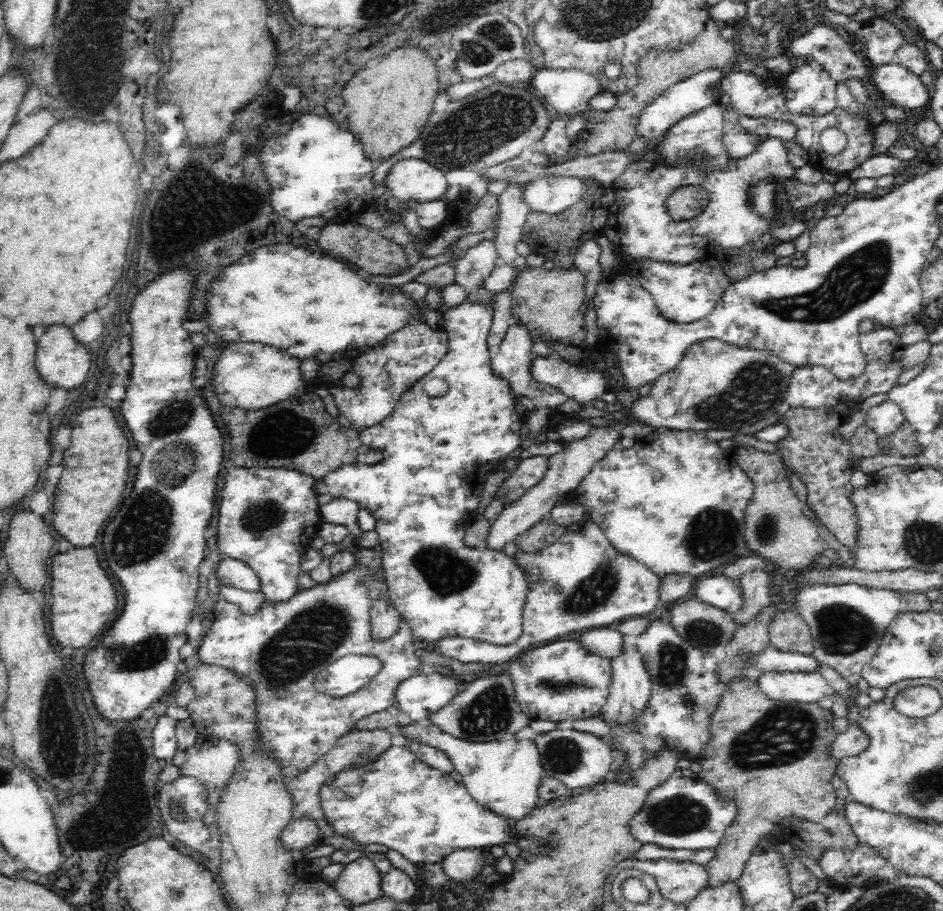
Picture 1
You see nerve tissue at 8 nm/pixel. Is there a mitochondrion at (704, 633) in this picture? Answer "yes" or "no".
yes

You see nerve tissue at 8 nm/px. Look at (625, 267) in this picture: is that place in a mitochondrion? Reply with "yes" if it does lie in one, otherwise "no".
no

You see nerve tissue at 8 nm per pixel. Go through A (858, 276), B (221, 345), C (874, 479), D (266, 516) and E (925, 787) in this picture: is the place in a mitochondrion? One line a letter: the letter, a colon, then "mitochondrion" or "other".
A: mitochondrion
B: other
C: other
D: mitochondrion
E: mitochondrion

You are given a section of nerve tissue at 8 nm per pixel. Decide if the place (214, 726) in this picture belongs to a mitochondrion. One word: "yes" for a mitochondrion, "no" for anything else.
no

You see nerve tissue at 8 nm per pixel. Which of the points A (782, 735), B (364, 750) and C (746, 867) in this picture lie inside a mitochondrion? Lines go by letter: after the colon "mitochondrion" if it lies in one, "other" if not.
A: mitochondrion
B: mitochondrion
C: other

